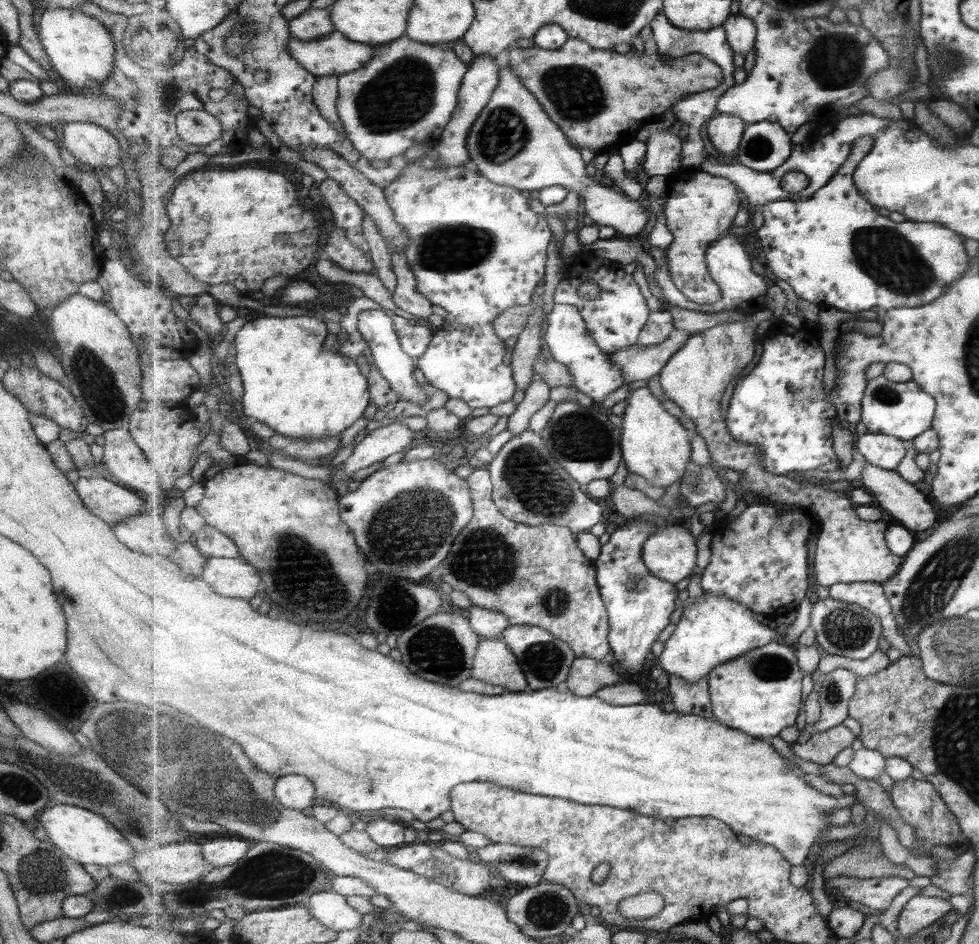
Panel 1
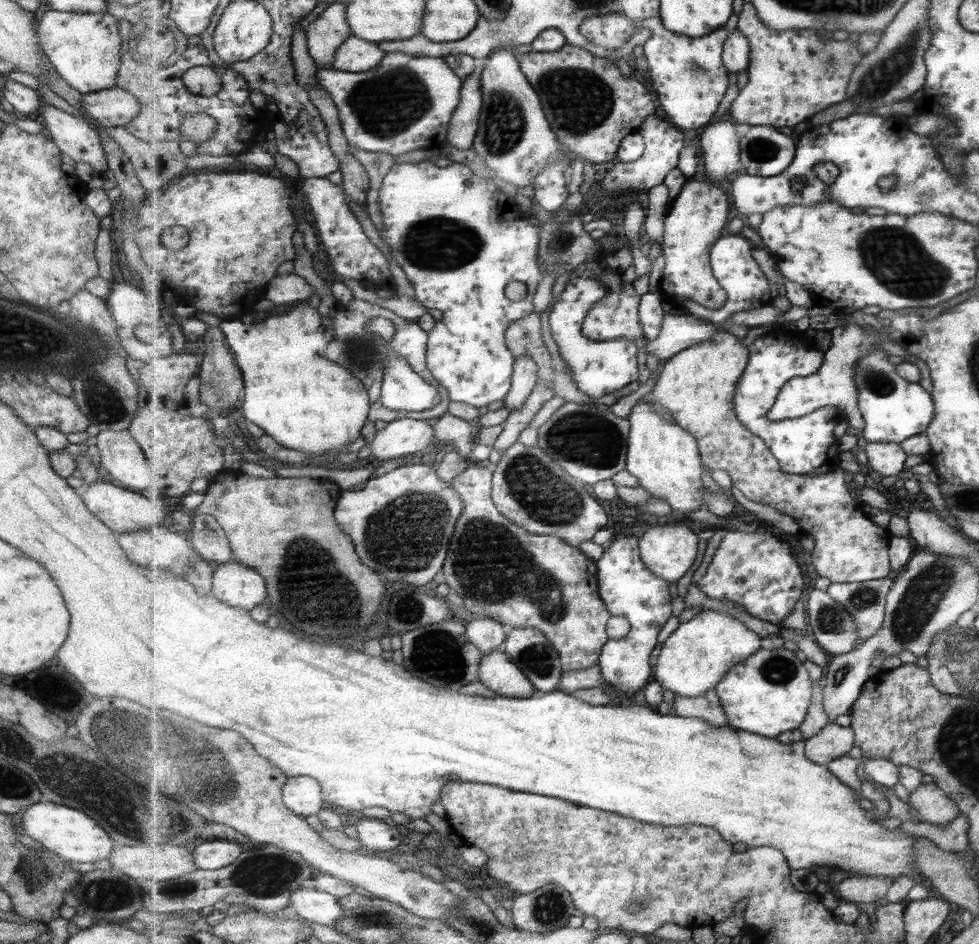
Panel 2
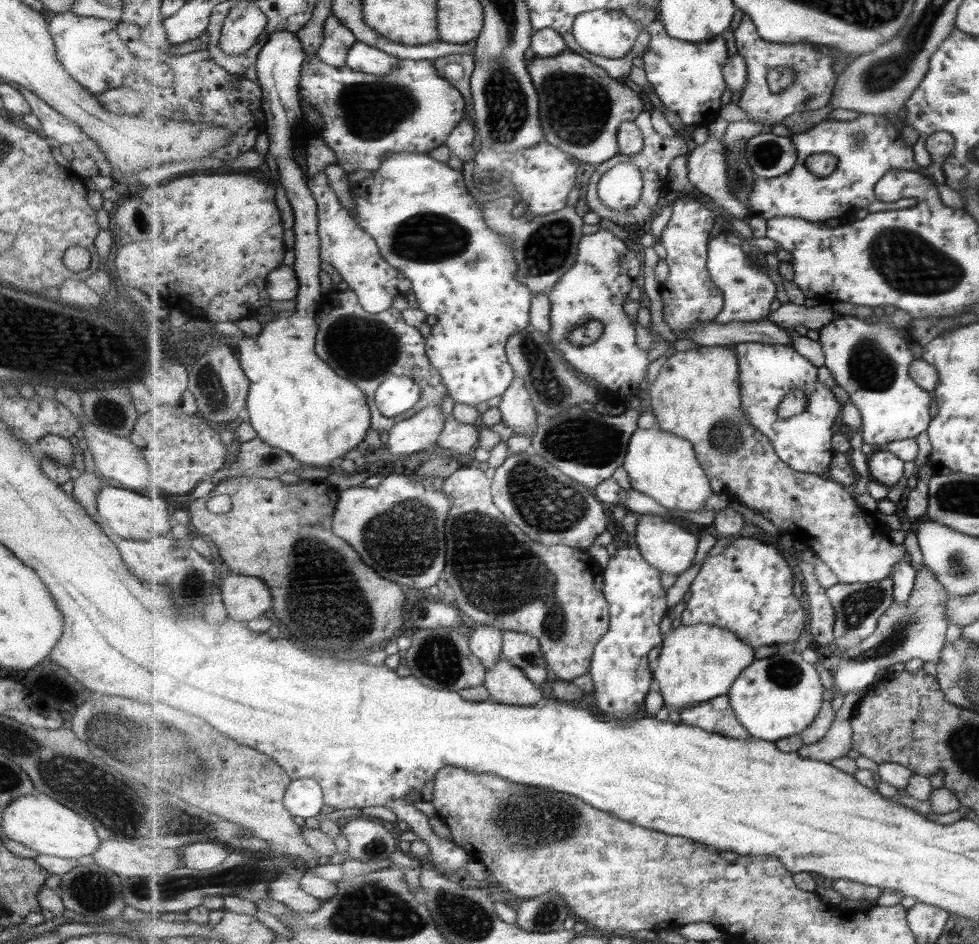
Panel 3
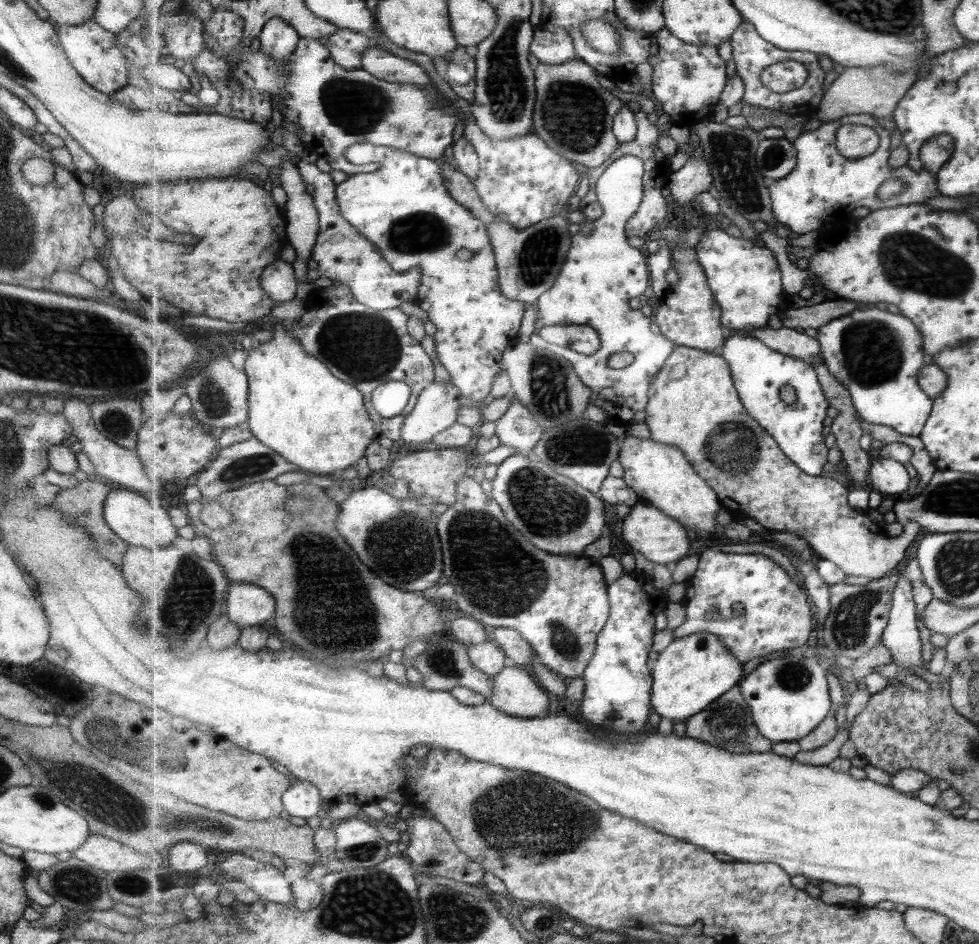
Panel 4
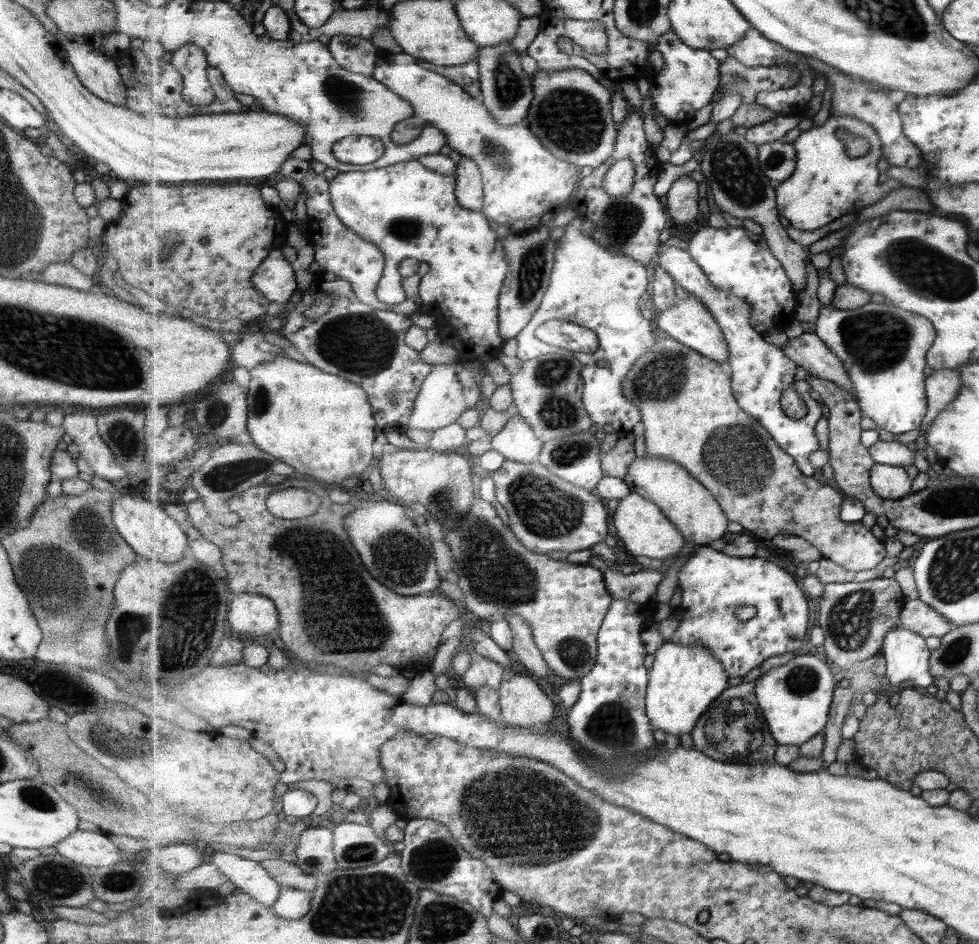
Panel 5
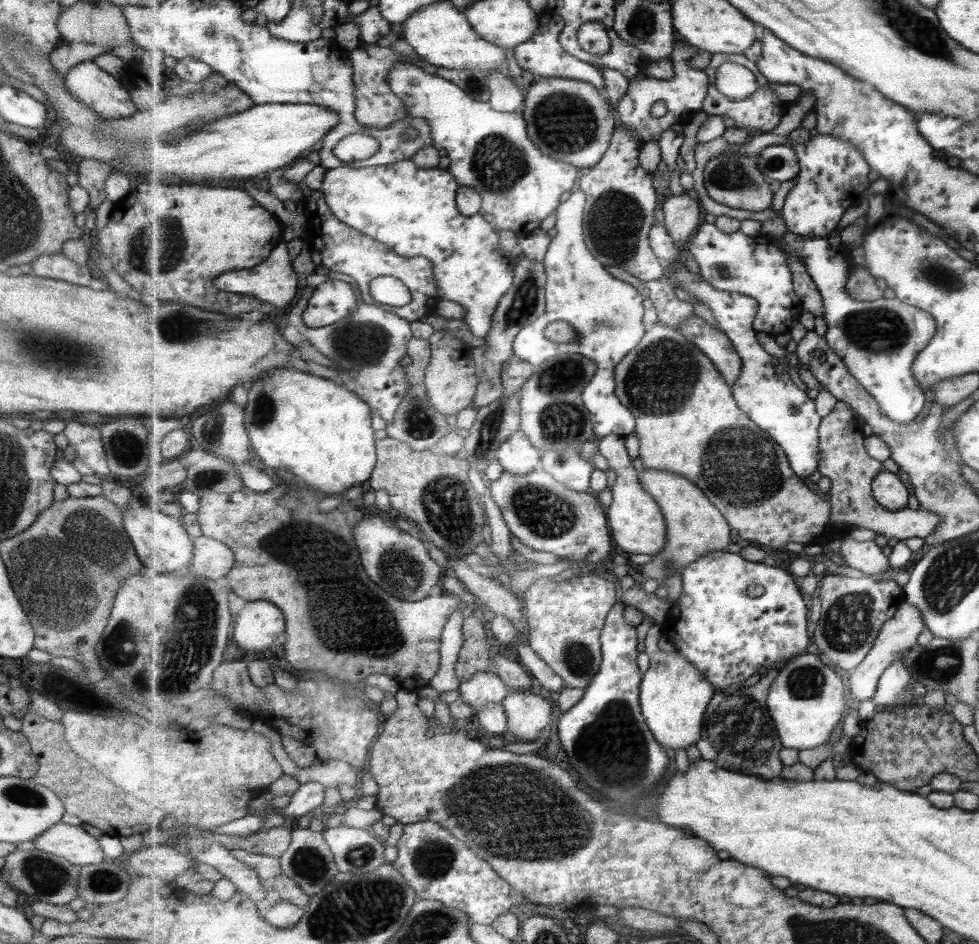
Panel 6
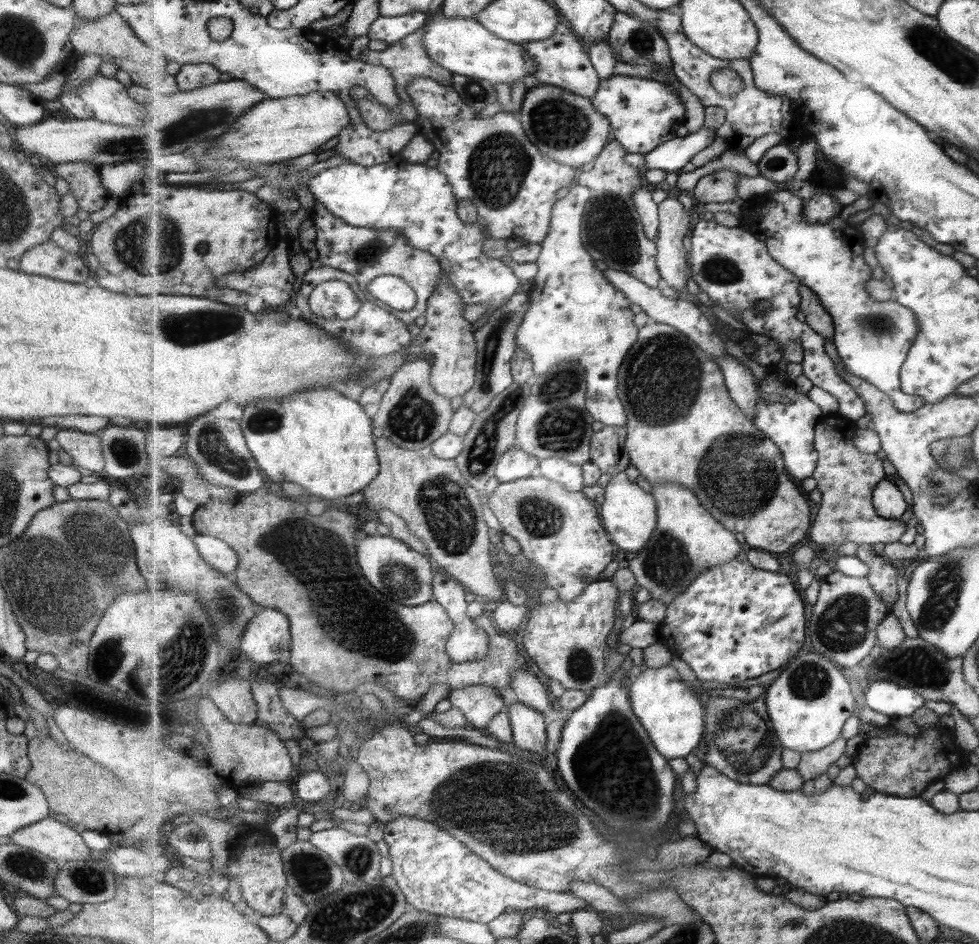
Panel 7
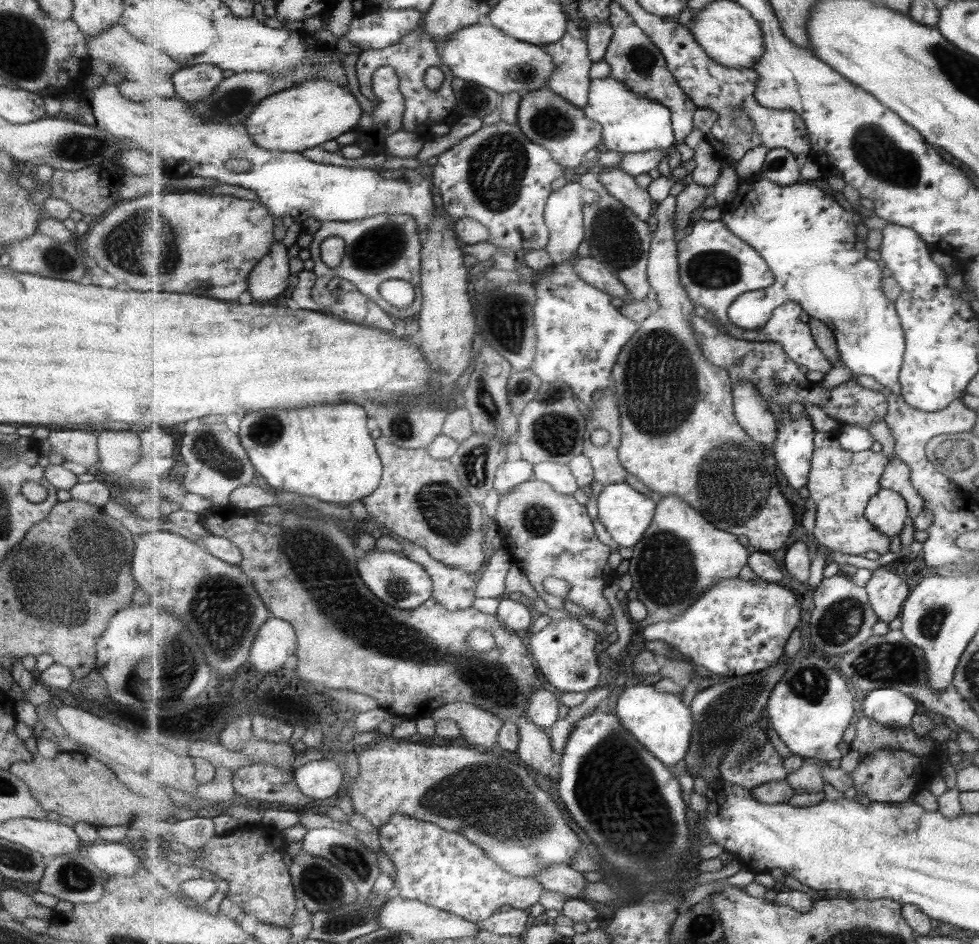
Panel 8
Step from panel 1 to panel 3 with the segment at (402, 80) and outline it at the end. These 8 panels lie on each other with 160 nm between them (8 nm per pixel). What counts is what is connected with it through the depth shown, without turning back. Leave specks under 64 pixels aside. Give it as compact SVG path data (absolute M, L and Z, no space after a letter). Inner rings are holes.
M318 53L311 55L302 68L300 97L318 112L323 125L315 134L335 152L336 163L347 174L358 168L378 171L382 165L381 156L386 153L428 153L445 145L464 120L467 106L459 89L440 75L433 60L405 59L387 76L375 76L348 66L334 67L321 60Z

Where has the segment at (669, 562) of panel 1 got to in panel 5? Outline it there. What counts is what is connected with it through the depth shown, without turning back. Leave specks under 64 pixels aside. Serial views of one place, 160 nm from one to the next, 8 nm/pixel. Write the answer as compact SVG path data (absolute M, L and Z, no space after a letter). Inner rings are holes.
M631 491L622 498L613 511L612 519L616 527L616 536L624 543L624 546L635 554L635 557L649 557L657 560L671 561L685 546L685 537L673 524L660 506L652 500L641 496L641 493Z

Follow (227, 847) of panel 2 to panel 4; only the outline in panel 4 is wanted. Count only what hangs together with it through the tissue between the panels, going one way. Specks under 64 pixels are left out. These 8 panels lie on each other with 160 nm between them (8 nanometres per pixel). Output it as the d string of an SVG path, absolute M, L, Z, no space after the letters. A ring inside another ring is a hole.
M180 843L171 848L166 855L167 865L181 873L196 874L209 864L209 856L204 846Z

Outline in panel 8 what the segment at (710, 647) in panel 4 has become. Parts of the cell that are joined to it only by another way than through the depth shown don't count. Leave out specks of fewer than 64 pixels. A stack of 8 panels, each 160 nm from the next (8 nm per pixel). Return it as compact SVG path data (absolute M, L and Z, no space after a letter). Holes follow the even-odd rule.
M637 684L627 687L619 696L614 713L620 718L621 724L637 739L645 748L649 749L667 769L673 769L681 760L685 760L692 743L692 734L695 726L691 706L685 706L679 694L661 692L652 684Z

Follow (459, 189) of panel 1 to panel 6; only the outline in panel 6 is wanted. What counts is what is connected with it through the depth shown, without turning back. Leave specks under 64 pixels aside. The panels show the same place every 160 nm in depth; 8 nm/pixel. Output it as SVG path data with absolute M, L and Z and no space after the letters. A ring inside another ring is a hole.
M409 159L381 166L351 168L343 165L328 170L321 190L333 214L345 224L365 233L374 242L389 246L401 256L431 259L436 268L440 299L461 305L466 310L462 320L473 336L485 338L491 331L501 300L513 289L518 262L515 252L505 253L499 249L499 232L489 217L481 212L475 216L461 214L457 204L460 187L447 168L423 168ZM380 276L373 279L370 295L383 306L402 307L413 301L411 290L395 276Z

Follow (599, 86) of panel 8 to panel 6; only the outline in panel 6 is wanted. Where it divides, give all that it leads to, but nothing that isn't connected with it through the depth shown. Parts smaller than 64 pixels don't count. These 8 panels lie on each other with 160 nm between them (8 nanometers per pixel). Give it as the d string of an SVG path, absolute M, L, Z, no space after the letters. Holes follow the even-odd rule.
M685 39L674 42L674 51L671 60L674 63L676 75L669 80L658 78L657 80L645 78L641 83L630 81L629 92L619 99L612 107L619 118L619 124L628 126L632 136L636 138L641 148L648 142L659 142L661 134L666 131L671 132L671 126L675 124L685 125L691 122L691 118L700 112L707 94L709 94L710 76L704 69L695 69L689 66L689 60L699 52L699 48L688 44ZM657 102L665 103L667 113L662 117L655 118L651 114L653 104Z

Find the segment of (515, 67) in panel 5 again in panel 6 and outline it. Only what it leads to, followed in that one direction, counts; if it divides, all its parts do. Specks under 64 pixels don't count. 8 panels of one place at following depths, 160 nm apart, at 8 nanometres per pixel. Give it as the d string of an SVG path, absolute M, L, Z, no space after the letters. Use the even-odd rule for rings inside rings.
M501 68L491 70L490 75L491 99L490 104L497 112L515 112L519 106L525 104L523 92L507 73Z

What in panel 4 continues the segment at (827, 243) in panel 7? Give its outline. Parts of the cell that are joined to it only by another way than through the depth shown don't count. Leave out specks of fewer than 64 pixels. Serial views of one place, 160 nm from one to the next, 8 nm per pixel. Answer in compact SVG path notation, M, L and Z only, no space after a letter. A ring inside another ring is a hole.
M859 308L847 317L833 320L818 330L824 362L830 371L852 393L855 410L860 418L870 424L889 426L905 436L920 436L934 407L934 400L921 388L919 375L929 361L924 351L924 334L913 321L900 312L863 310Z

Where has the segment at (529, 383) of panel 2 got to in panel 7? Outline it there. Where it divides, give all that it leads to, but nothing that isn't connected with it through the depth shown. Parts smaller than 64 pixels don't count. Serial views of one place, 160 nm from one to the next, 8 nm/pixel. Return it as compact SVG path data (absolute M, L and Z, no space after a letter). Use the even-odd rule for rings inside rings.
M520 445L508 450L500 460L496 468L496 478L499 484L511 482L519 479L525 479L533 476L535 468L539 466L539 459L535 456L519 450Z

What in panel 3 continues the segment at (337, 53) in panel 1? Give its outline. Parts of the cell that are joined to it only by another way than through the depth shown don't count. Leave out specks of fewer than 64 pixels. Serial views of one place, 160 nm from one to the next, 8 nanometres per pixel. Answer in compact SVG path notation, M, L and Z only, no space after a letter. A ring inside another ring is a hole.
M357 41L349 53L347 66L375 76L387 76L400 66L401 61L380 48Z

